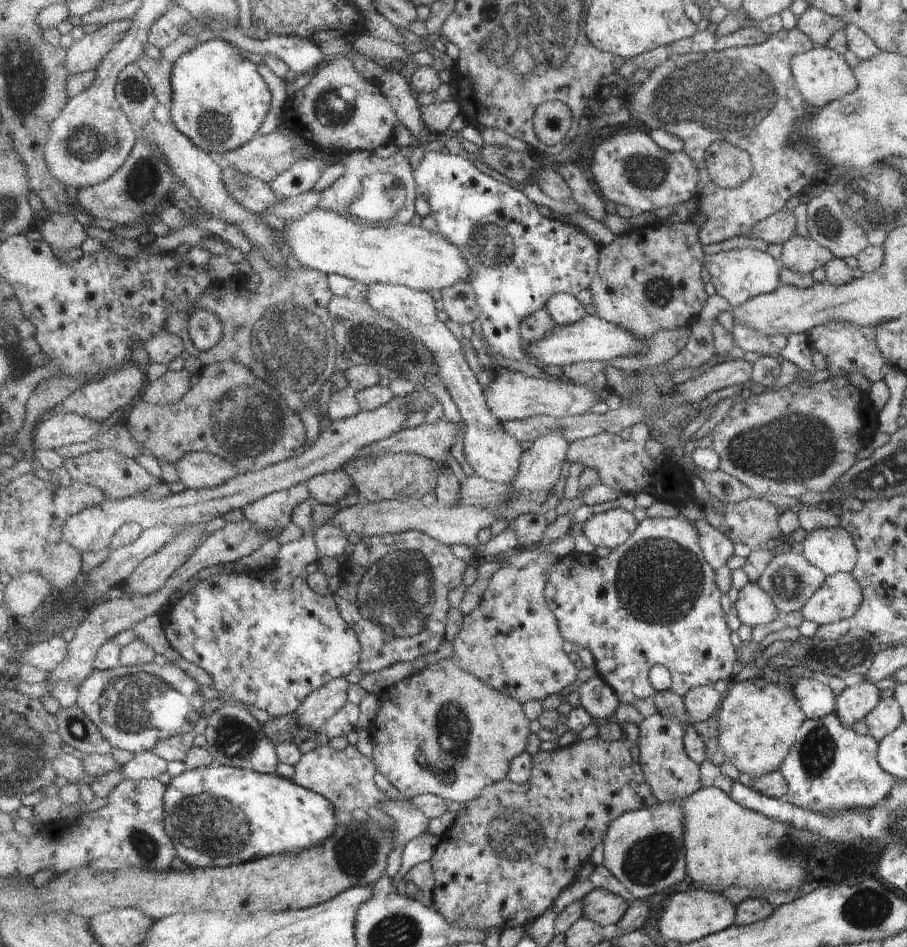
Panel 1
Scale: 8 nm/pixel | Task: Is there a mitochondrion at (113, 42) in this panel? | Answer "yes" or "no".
no

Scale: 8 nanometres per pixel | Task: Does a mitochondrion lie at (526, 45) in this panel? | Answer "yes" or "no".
yes

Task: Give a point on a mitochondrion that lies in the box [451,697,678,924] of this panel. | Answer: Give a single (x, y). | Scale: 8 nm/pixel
(508, 831)

